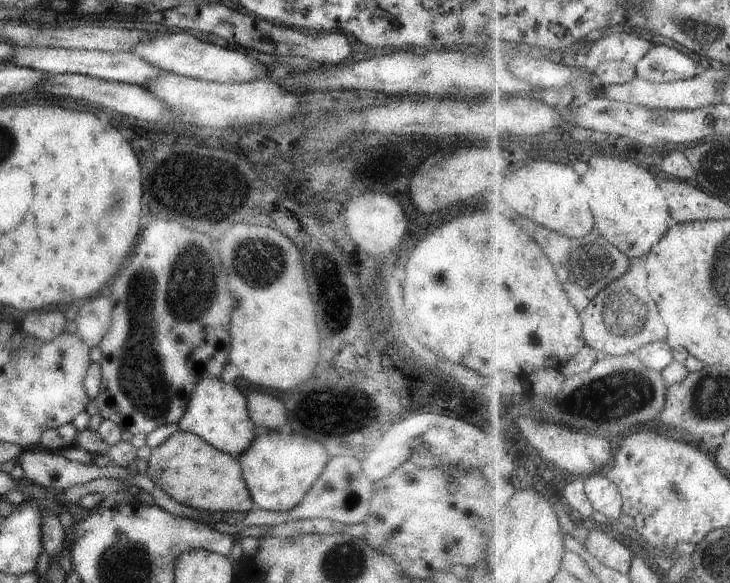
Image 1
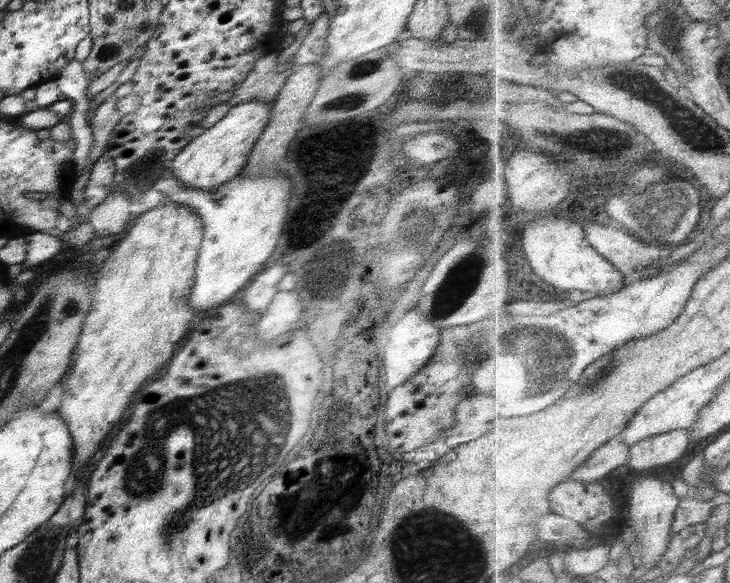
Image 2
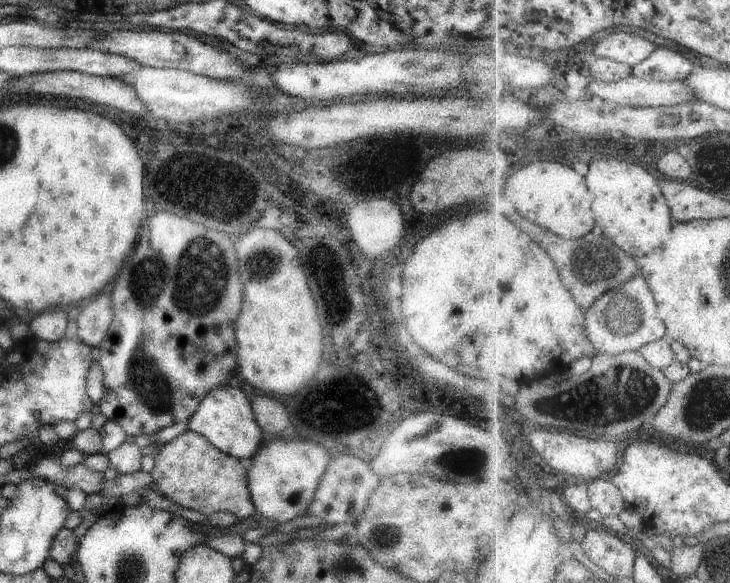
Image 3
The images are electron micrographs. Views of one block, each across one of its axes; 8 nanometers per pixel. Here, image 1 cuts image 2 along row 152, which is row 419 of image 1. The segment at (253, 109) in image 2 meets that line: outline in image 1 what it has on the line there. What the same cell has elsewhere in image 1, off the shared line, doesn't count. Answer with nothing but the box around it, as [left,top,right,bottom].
[178,378,258,457]

